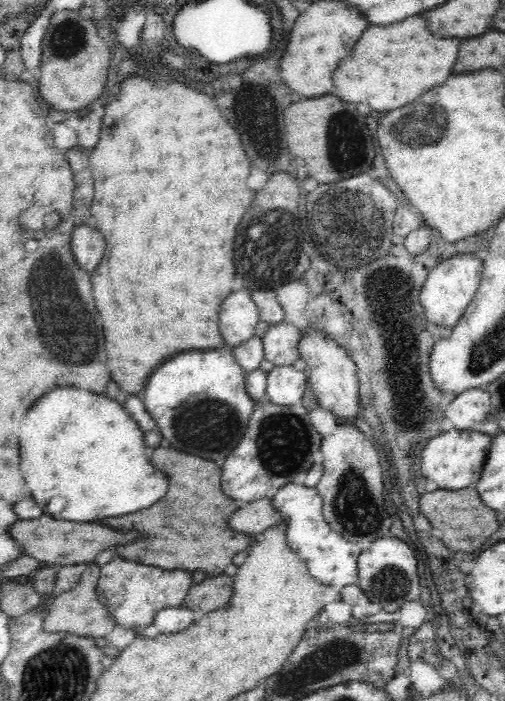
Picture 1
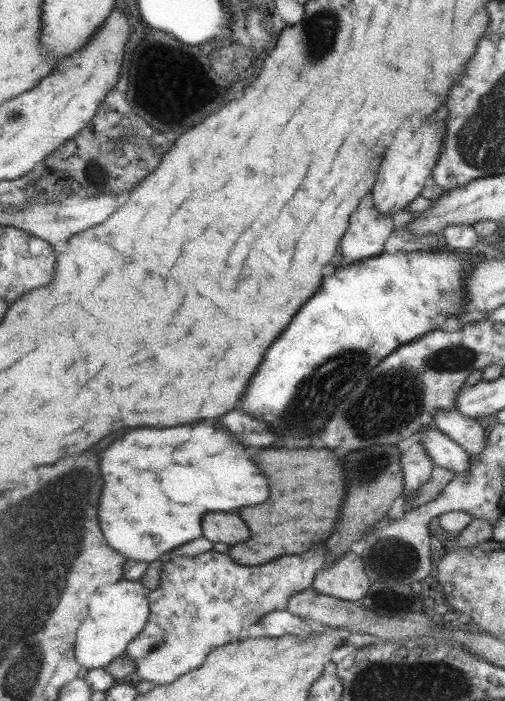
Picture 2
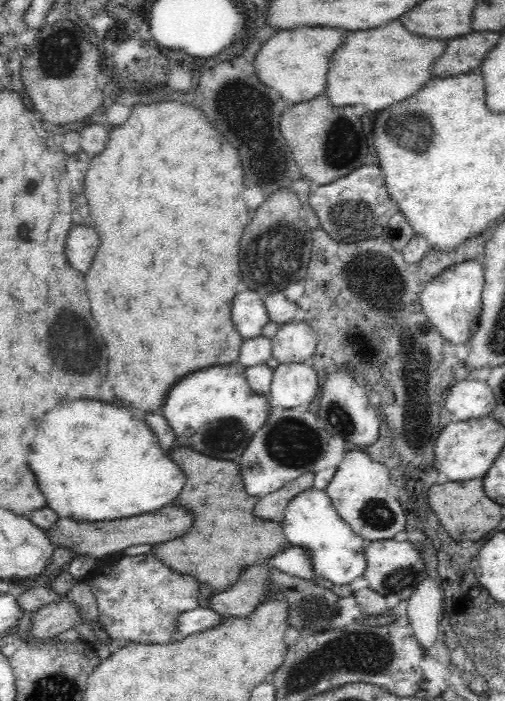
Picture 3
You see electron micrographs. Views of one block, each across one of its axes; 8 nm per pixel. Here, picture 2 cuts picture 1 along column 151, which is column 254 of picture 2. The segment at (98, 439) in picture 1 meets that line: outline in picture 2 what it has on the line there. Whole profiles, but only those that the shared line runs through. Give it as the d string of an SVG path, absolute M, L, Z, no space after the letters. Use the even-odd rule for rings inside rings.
M193 424L175 428L141 428L115 440L103 454L99 466L103 492L99 498L99 528L105 541L127 559L153 562L163 553L202 536L201 516L205 512L229 512L241 506L255 506L269 496L267 478L227 430Z

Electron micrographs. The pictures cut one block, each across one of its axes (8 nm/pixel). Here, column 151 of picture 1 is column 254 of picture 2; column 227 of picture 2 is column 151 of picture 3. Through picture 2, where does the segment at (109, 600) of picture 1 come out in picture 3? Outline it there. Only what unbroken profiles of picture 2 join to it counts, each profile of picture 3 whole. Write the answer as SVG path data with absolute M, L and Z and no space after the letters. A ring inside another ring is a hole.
M150 553L125 556L90 574L87 583L97 601L97 619L111 640L138 644L168 643L168 635L175 630L178 614L198 606L199 582L189 574L170 570Z

